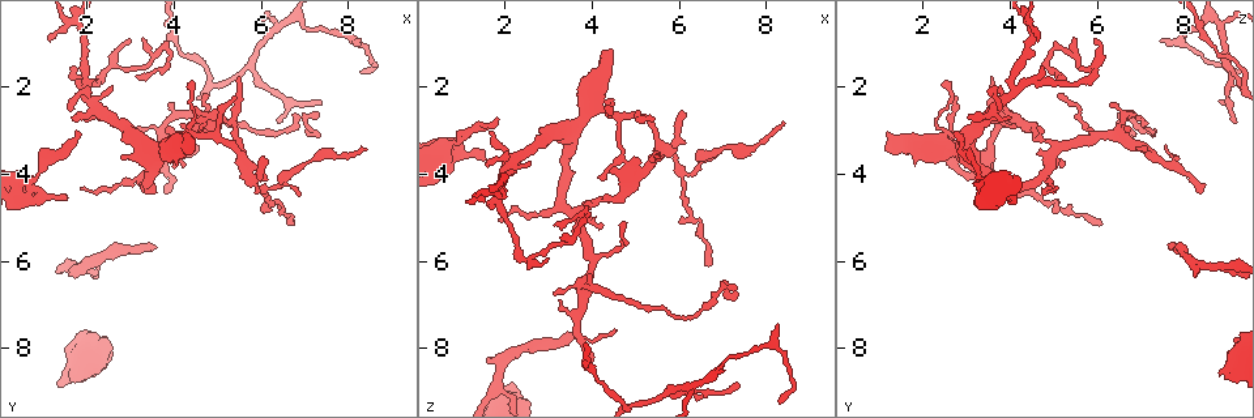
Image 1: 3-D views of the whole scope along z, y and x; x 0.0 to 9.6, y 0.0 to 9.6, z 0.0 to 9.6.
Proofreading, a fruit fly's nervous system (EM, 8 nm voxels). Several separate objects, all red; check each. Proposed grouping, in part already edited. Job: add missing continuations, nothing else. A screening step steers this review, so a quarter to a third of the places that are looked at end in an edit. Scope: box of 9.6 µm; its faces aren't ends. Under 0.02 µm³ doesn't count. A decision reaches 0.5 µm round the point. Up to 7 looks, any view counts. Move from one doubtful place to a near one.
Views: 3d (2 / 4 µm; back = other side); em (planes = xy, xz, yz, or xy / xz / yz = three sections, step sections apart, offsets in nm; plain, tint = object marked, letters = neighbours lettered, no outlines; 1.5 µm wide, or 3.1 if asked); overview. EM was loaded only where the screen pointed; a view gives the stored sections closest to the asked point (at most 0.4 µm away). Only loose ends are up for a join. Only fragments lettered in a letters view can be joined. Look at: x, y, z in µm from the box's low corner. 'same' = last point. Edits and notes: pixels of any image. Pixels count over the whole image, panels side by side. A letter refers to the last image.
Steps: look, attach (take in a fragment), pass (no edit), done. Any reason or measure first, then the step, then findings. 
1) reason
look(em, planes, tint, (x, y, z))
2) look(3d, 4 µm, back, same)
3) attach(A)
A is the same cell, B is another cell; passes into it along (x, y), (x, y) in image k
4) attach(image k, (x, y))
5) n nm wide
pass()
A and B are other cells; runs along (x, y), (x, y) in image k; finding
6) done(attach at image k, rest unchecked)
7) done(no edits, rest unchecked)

free end
look(3d, 2 µm, (6.20, 3.65, 2.65))

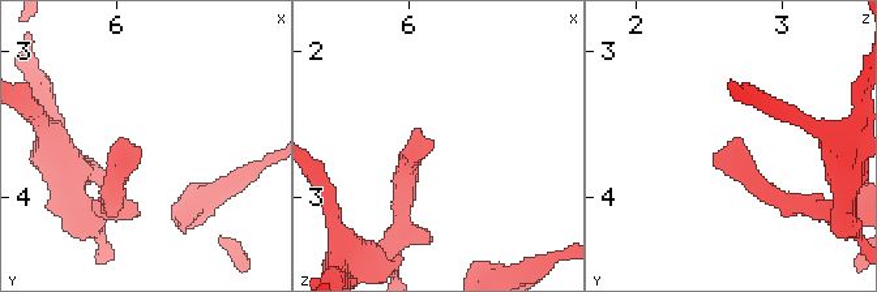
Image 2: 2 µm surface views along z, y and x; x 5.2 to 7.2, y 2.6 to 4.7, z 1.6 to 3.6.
need the tissue
look(em, planes, plain, (6.16, 3.66, 2.62))

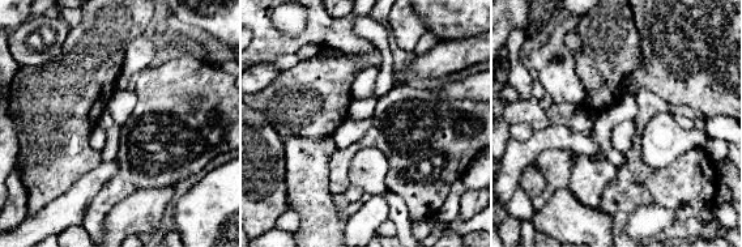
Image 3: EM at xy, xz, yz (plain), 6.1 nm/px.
look(em, planes, letters, same)

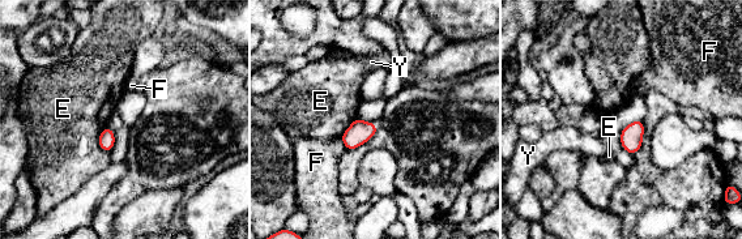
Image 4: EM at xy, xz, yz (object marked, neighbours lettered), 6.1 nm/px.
110 nm wide; E touches over 180 nm
pass()
E, F and Y are other cells; none of them fits

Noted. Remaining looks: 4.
branch stops here
look(3d, 2 µm, (1.55, 4.45, 3.75))

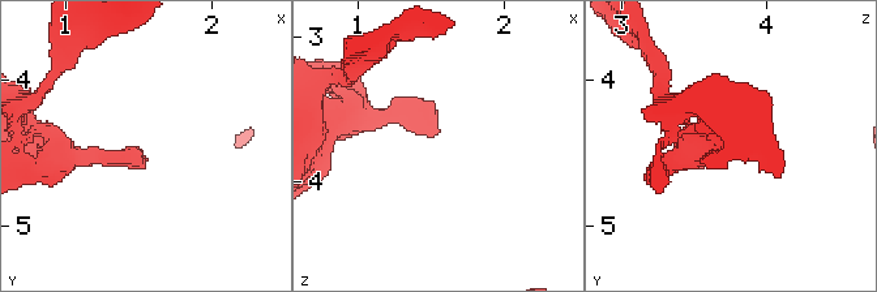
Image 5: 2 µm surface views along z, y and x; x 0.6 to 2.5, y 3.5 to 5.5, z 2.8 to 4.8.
now the EM
look(em, xy, step 8, letters, (1.50, 4.50, 3.68))

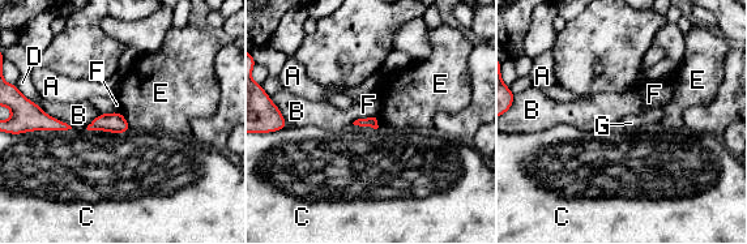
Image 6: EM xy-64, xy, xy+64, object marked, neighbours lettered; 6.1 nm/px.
pass()
A, B, C, D, E, F and G are other cells; border along (375, 116), (361, 119) in image 6; no lettered fragment goes on from it

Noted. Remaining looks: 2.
thin end
look(em, planes, letters, (7.30, 3.15, 6.80))

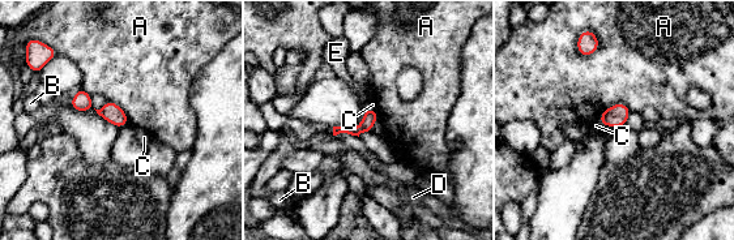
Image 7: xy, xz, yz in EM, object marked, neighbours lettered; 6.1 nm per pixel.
pass()
A, B, C, D and E are other cells; border along (598, 38), (593, 52), (577, 52) in image 7; no lettered fragment goes on from it

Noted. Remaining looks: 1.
done(no edits, rest unchecked)

